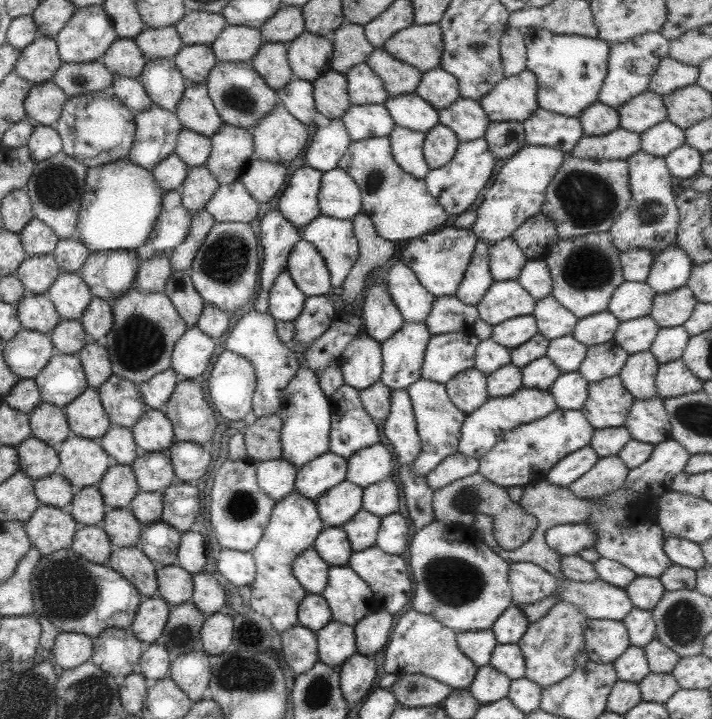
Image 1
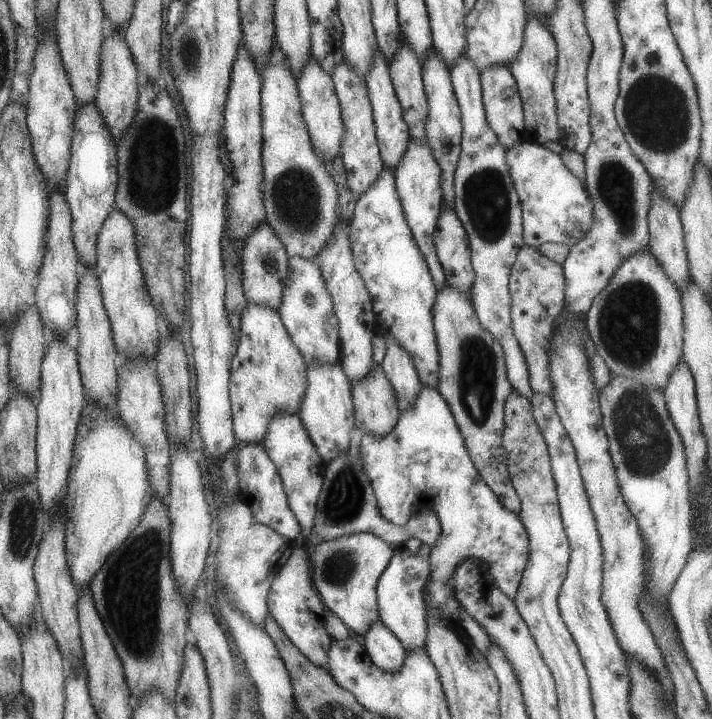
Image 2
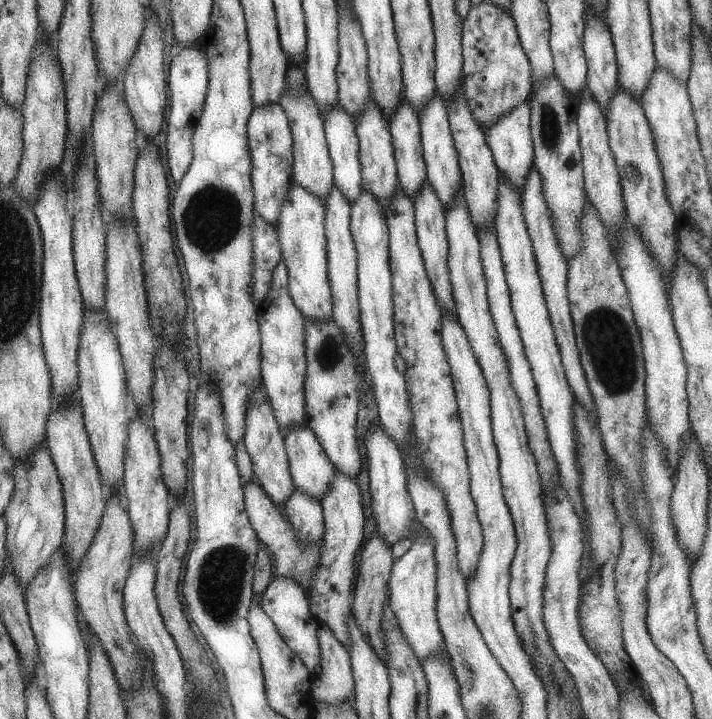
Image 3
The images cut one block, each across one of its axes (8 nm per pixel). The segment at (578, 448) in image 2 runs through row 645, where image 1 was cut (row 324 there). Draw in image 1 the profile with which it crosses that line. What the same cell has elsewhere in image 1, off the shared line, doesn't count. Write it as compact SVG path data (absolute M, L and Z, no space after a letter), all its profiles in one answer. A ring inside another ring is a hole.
M649 315L637 317L619 323L612 341L632 355L649 350L659 330Z

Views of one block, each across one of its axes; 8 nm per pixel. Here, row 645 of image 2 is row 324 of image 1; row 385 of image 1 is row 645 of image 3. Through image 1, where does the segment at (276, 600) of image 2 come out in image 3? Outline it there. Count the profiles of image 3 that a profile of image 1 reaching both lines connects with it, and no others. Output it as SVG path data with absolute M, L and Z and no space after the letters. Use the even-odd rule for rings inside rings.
M283 576L272 577L267 584L265 592L260 594L260 602L263 612L273 622L277 634L281 636L281 640L285 642L285 646L291 652L295 652L295 656L301 660L301 664L305 664L305 668L311 672L313 676L317 675L320 669L320 648L319 638L317 638L318 622L309 610L308 596L301 584L297 584L291 578L283 578Z

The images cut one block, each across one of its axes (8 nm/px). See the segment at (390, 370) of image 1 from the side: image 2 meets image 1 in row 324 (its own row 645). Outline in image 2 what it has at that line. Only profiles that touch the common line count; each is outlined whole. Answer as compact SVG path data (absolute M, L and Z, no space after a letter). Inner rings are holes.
M417 539L395 545L393 556L375 586L378 619L395 638L399 638L404 651L425 647L425 605L421 593L429 575L430 550Z

